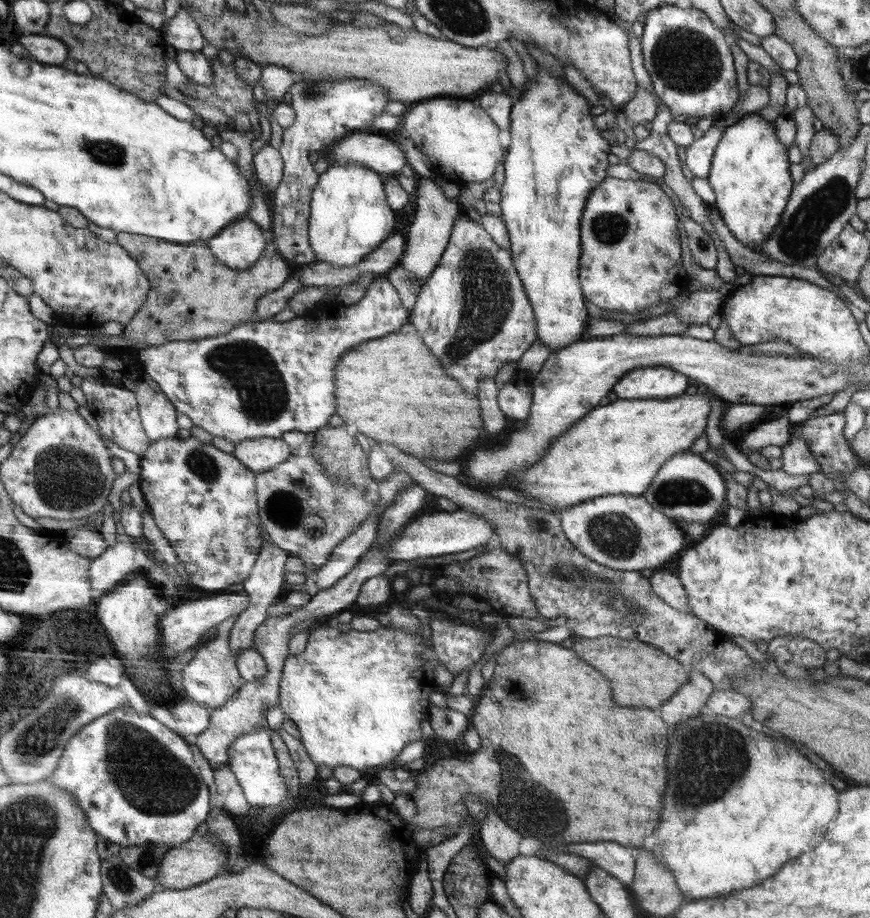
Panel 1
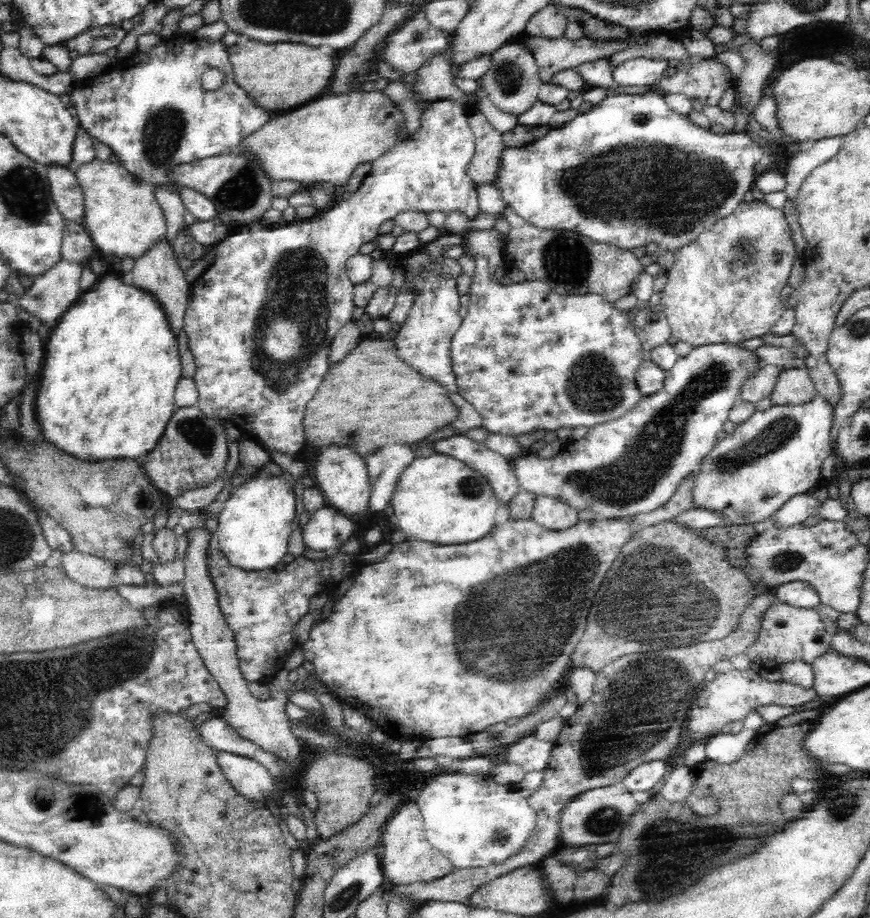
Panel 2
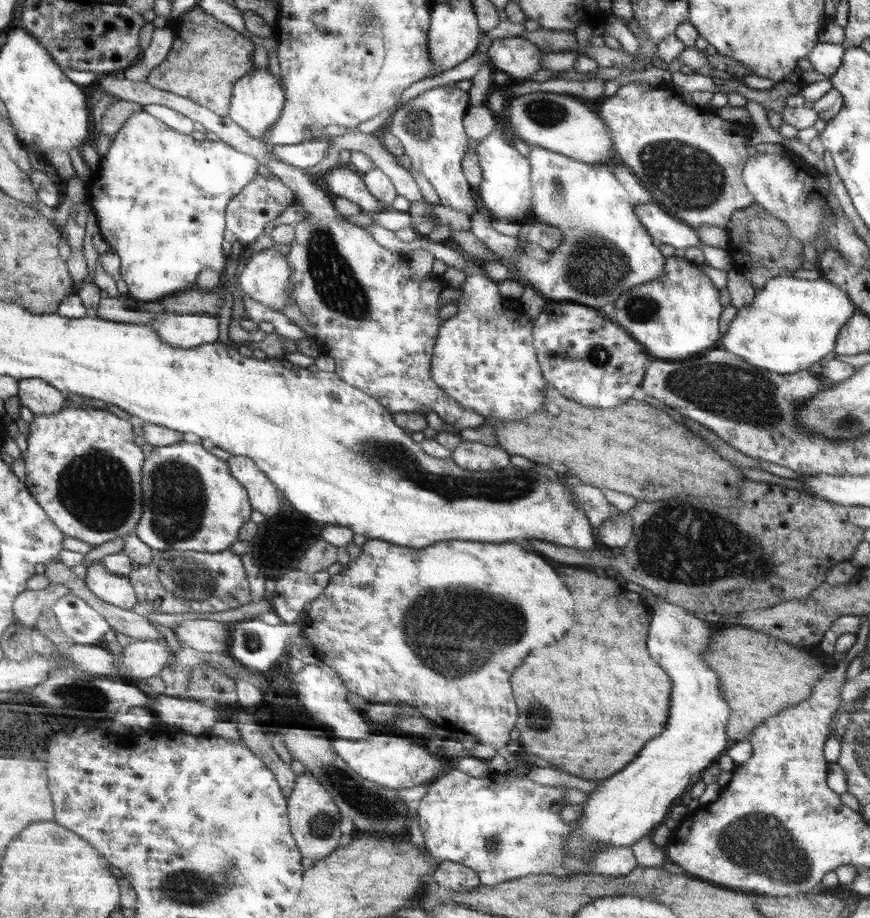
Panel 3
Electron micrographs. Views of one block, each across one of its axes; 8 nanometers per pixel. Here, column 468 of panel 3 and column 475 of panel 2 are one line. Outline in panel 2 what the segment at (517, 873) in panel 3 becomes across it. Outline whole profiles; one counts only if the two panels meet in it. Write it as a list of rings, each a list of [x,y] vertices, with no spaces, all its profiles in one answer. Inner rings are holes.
[[[435,773],[435,777],[424,786],[420,792],[420,796],[416,798],[419,810],[422,810],[422,816],[425,824],[425,835],[430,845],[438,852],[441,852],[452,864],[453,868],[463,870],[464,868],[478,868],[478,866],[490,866],[490,864],[502,864],[508,860],[512,854],[516,854],[520,848],[524,848],[524,844],[528,842],[532,830],[536,828],[536,814],[529,806],[527,799],[520,792],[512,792],[507,786],[502,786],[494,781],[489,775],[466,775],[466,774],[447,774]]]

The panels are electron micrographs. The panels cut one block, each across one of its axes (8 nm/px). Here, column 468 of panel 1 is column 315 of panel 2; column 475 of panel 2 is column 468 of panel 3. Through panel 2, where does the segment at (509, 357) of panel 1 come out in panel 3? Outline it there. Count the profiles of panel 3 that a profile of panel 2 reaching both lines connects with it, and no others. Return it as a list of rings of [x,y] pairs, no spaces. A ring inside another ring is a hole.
[[[455,84],[439,86],[427,90],[403,104],[388,120],[389,132],[404,147],[404,154],[410,157],[411,168],[418,170],[430,181],[440,198],[440,204],[472,216],[477,212],[472,191],[474,188],[466,180],[462,171],[464,152],[468,150],[468,133],[464,129],[463,118],[470,109],[468,91]]]

